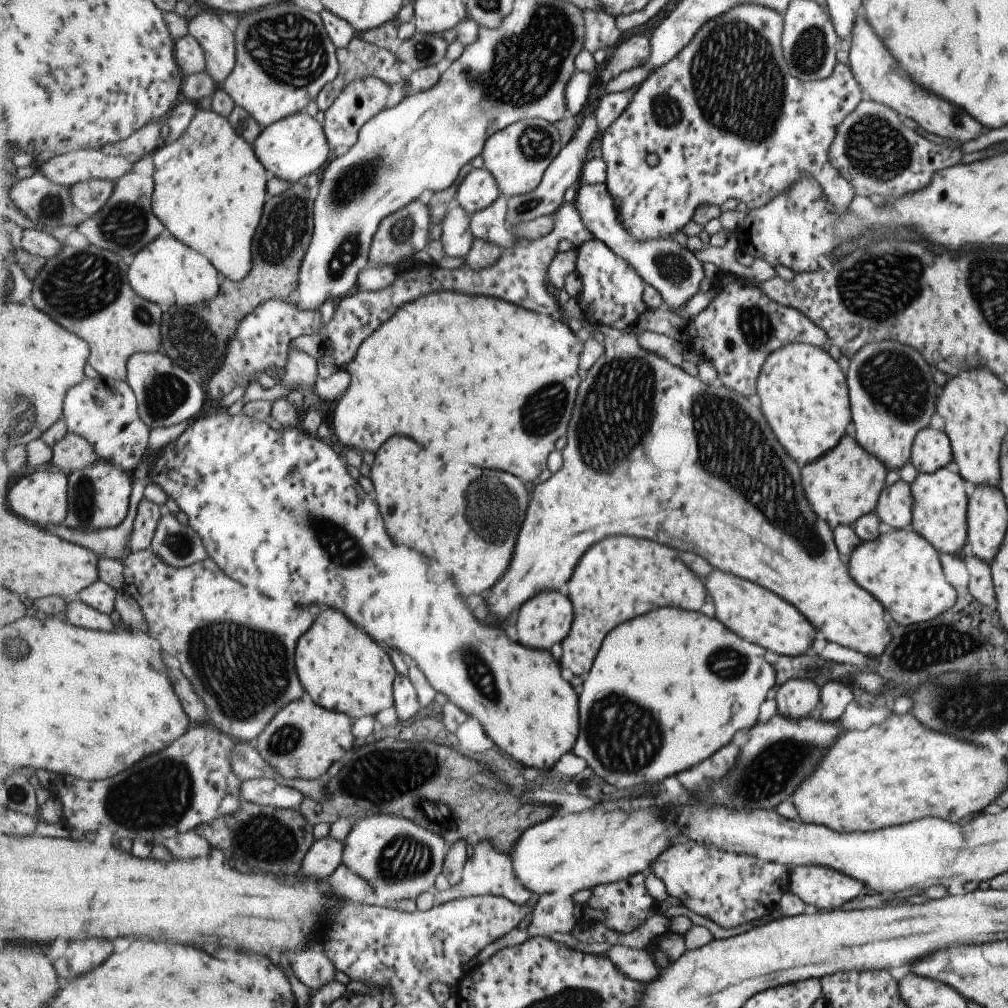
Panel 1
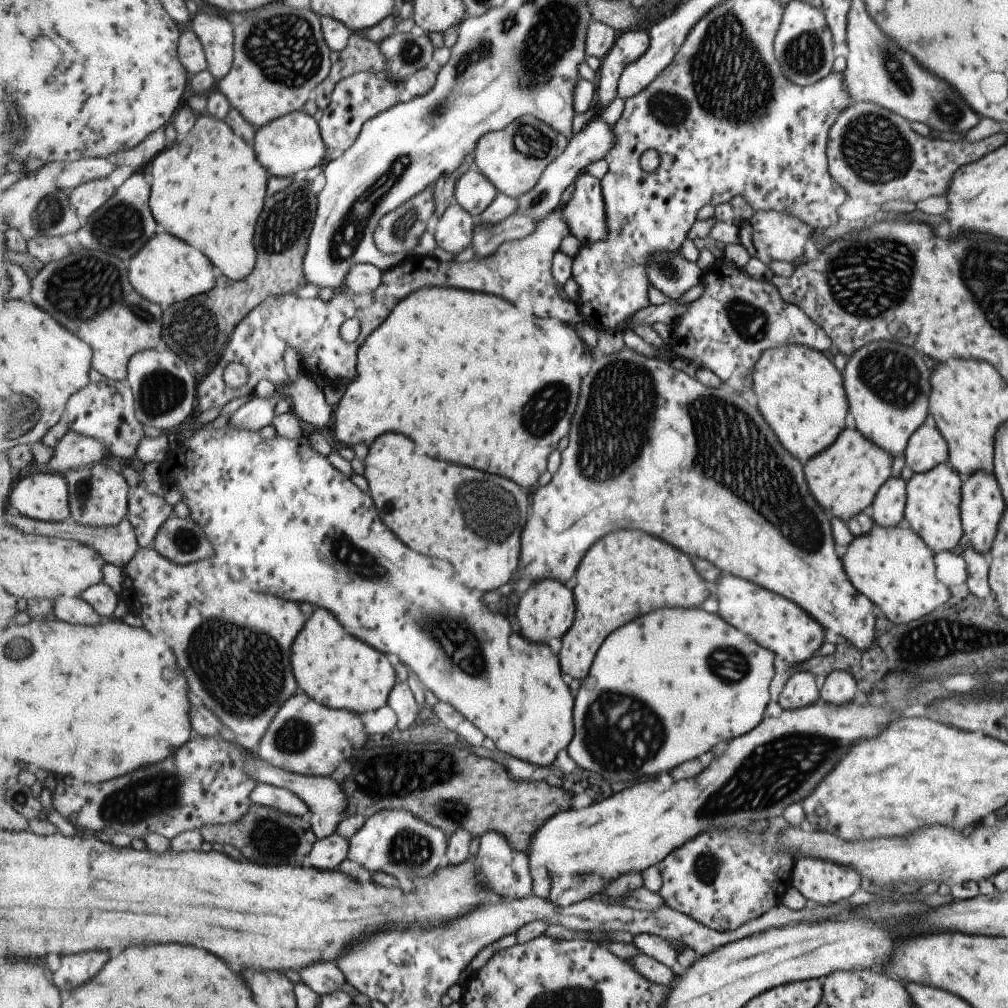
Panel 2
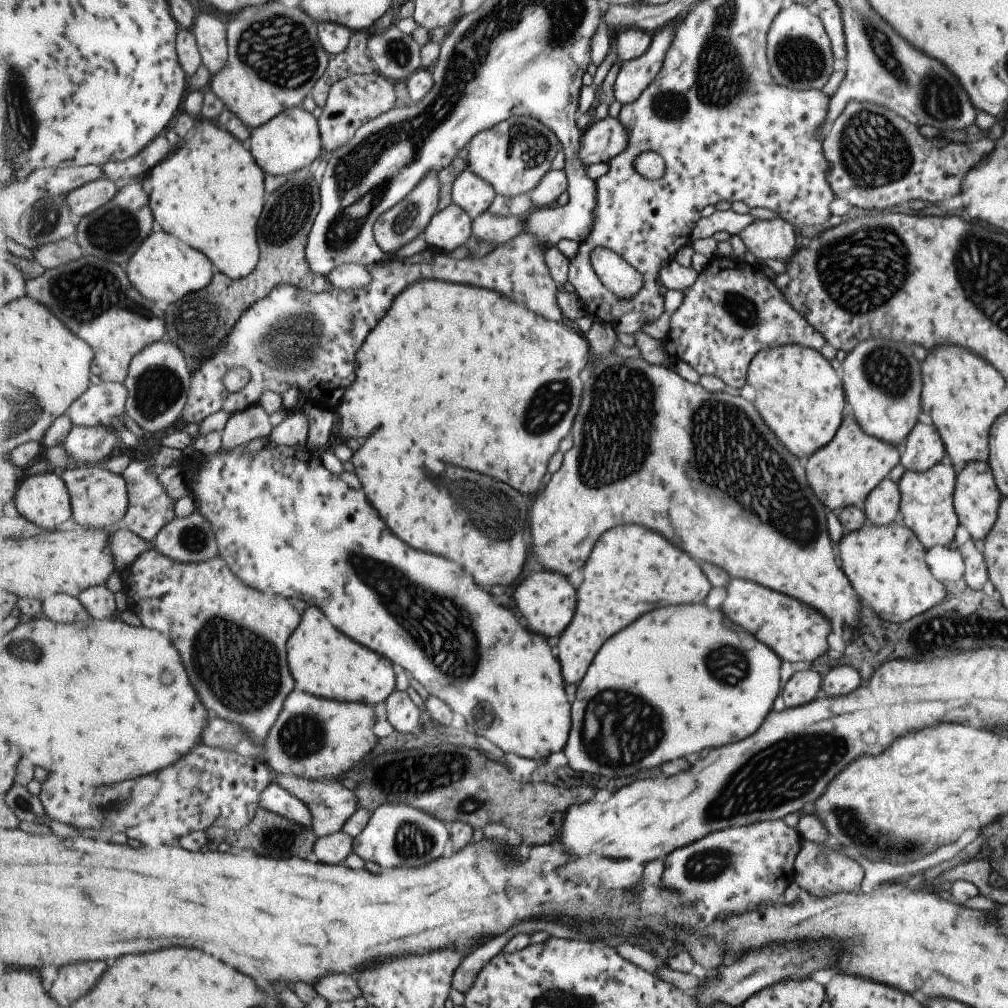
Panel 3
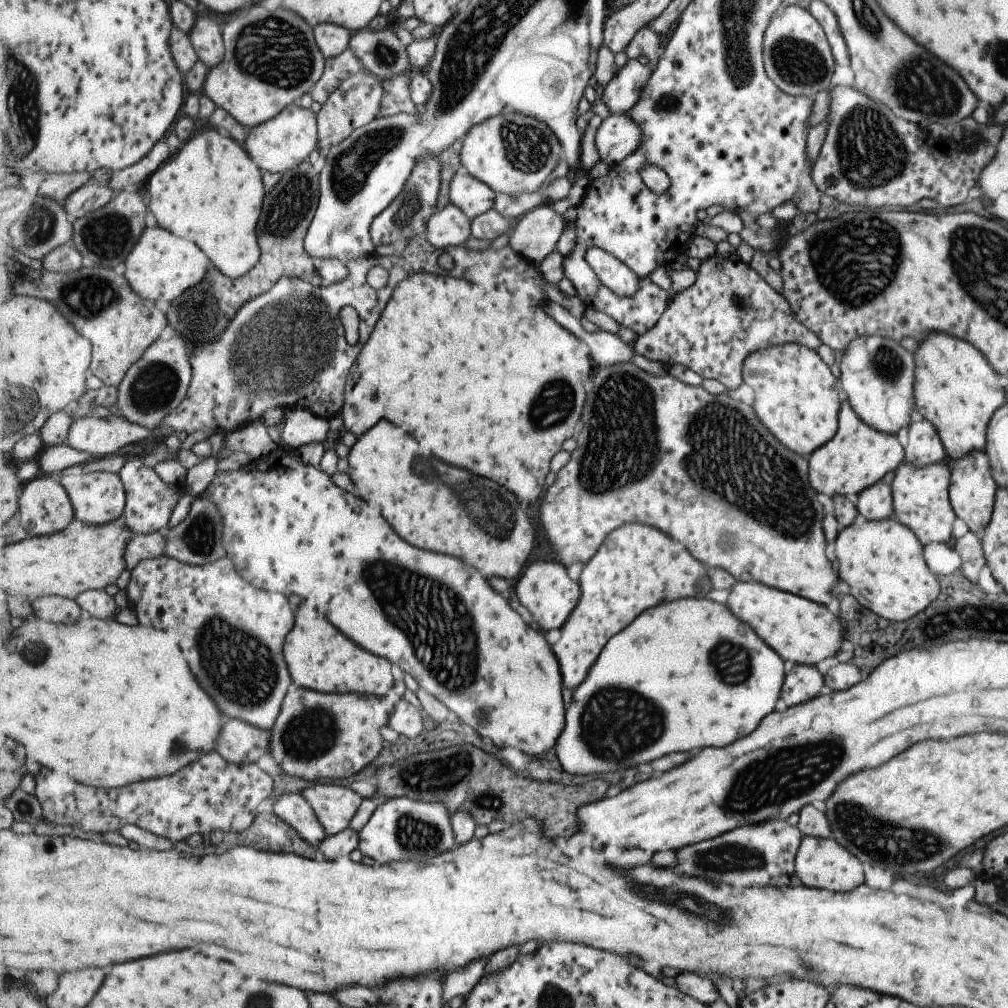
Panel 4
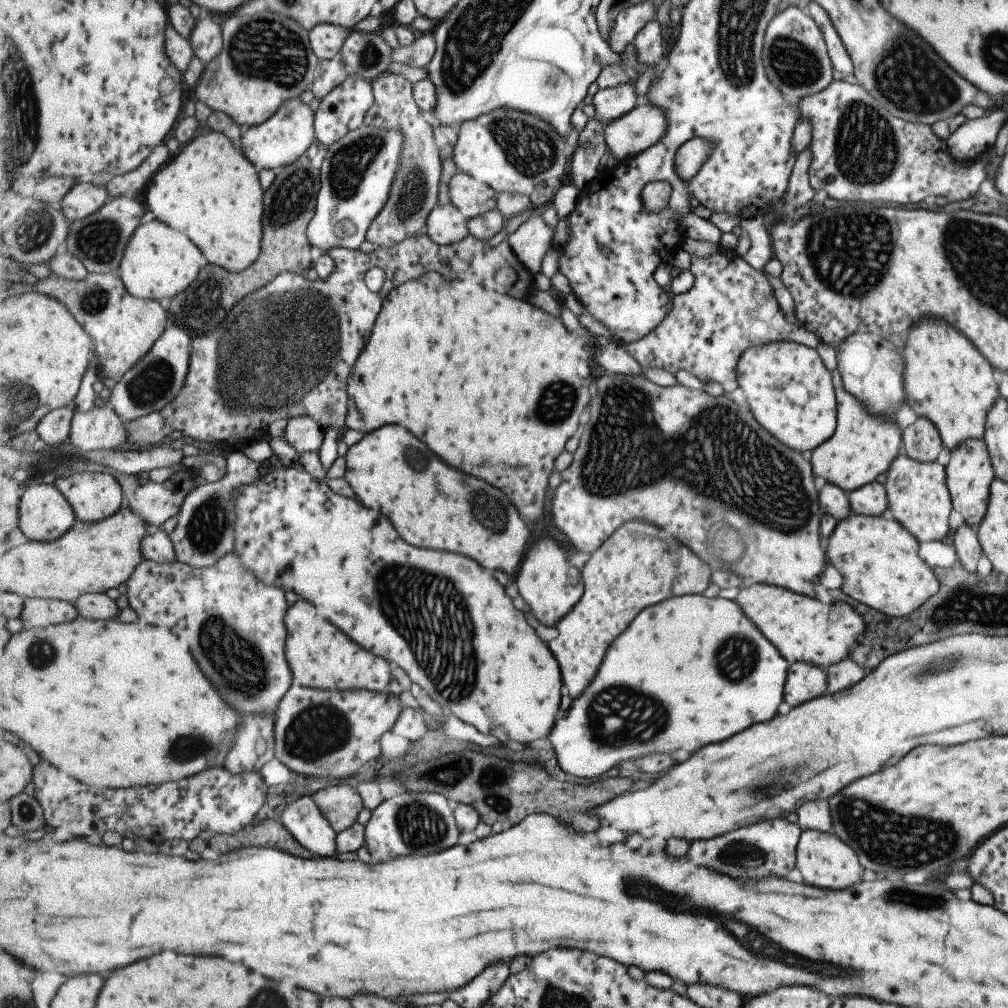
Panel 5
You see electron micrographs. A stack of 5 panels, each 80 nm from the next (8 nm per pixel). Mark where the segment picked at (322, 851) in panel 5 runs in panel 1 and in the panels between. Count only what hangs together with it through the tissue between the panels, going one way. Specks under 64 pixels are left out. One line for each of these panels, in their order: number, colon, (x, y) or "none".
1: (263, 791)
2: (268, 795)
3: (275, 798)
4: (294, 808)

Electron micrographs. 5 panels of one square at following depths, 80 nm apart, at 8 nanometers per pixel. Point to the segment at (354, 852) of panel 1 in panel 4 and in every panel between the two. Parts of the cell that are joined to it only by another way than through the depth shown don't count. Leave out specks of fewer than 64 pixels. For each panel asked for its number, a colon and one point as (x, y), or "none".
2: (397, 841)
3: (399, 834)
4: (401, 828)

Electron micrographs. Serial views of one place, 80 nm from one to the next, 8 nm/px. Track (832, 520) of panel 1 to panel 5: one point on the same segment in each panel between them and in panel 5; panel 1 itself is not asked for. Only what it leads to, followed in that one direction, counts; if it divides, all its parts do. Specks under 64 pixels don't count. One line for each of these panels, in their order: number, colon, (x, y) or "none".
2: (844, 477)
3: (844, 471)
4: (857, 455)
5: (862, 445)

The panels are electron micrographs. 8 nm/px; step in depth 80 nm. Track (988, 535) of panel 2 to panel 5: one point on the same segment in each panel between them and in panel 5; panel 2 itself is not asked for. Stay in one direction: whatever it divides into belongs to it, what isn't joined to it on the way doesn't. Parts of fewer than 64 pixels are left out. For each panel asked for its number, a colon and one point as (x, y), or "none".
3: (975, 497)
4: (971, 490)
5: (968, 472)

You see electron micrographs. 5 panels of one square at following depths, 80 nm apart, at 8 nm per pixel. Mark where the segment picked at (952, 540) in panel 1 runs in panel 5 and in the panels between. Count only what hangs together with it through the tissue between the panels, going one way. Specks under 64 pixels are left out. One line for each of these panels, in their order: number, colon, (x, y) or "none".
2: (931, 510)
3: (926, 507)
4: (920, 501)
5: (917, 496)

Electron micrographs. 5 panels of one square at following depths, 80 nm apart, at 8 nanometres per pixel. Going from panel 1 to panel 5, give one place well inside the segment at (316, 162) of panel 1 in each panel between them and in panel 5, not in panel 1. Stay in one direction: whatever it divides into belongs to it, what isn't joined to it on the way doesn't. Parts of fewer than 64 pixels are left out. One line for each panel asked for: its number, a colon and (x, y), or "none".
2: (294, 142)
3: (291, 141)
4: (280, 144)
5: (278, 142)

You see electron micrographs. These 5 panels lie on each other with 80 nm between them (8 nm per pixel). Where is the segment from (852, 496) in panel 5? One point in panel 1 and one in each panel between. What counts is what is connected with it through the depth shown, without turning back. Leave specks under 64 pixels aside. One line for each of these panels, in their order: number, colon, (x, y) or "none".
1: (892, 508)
2: (886, 508)
3: (880, 507)
4: (874, 503)

